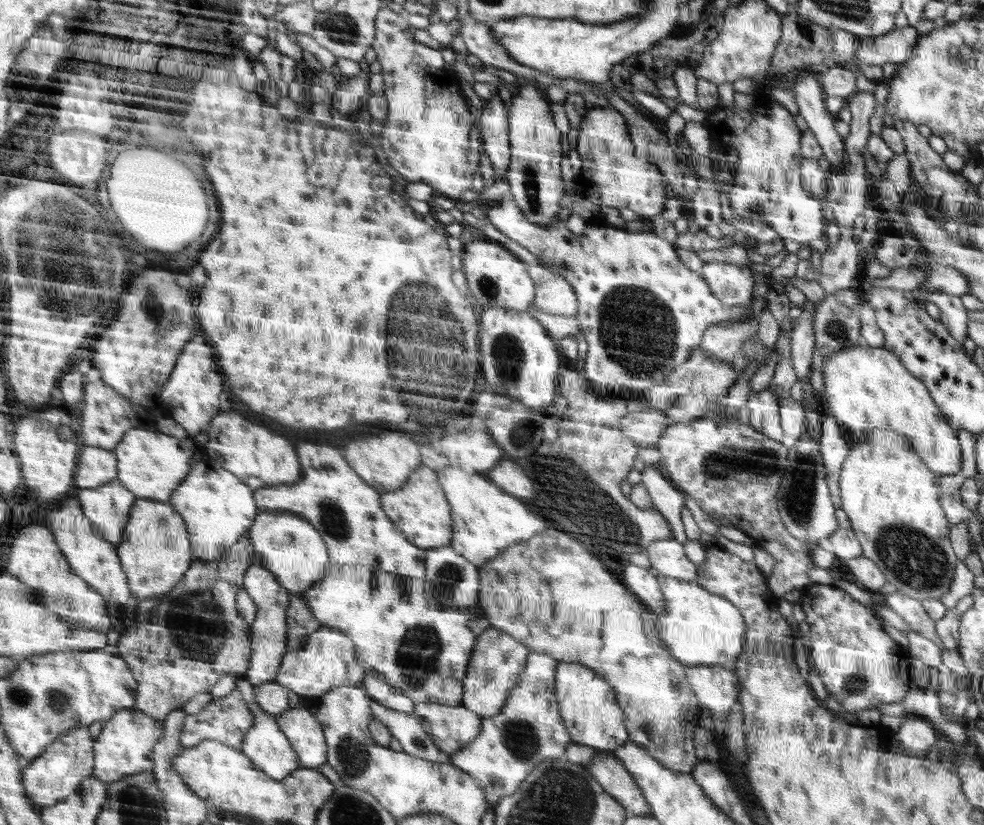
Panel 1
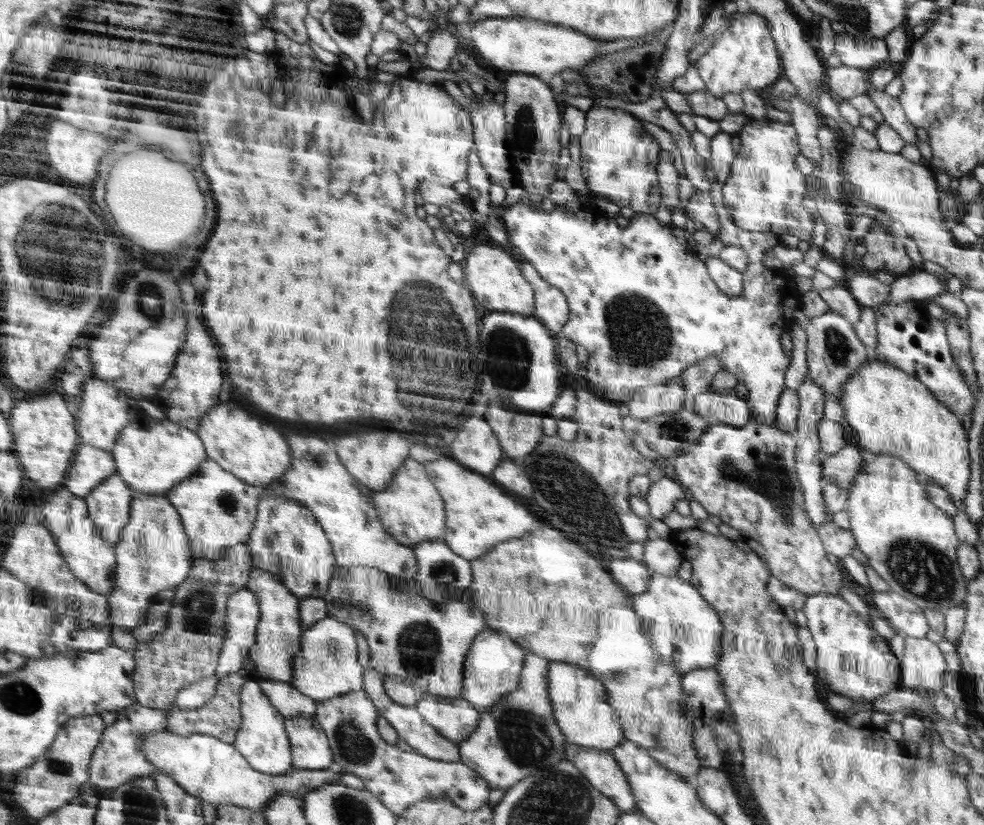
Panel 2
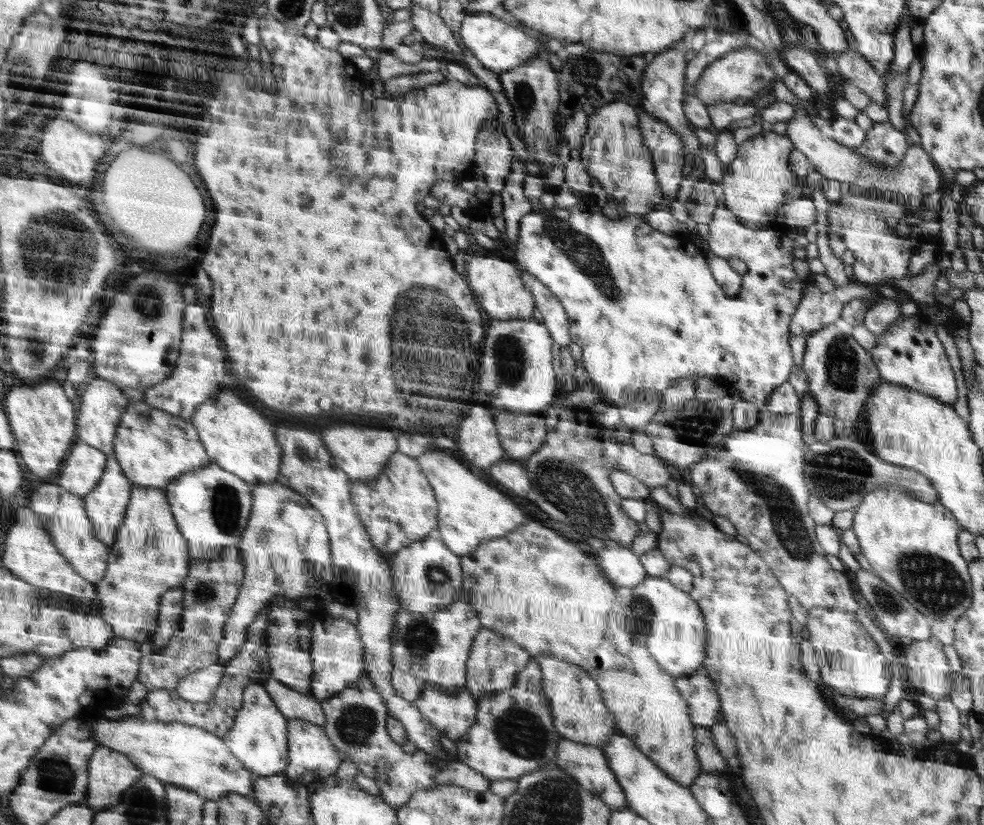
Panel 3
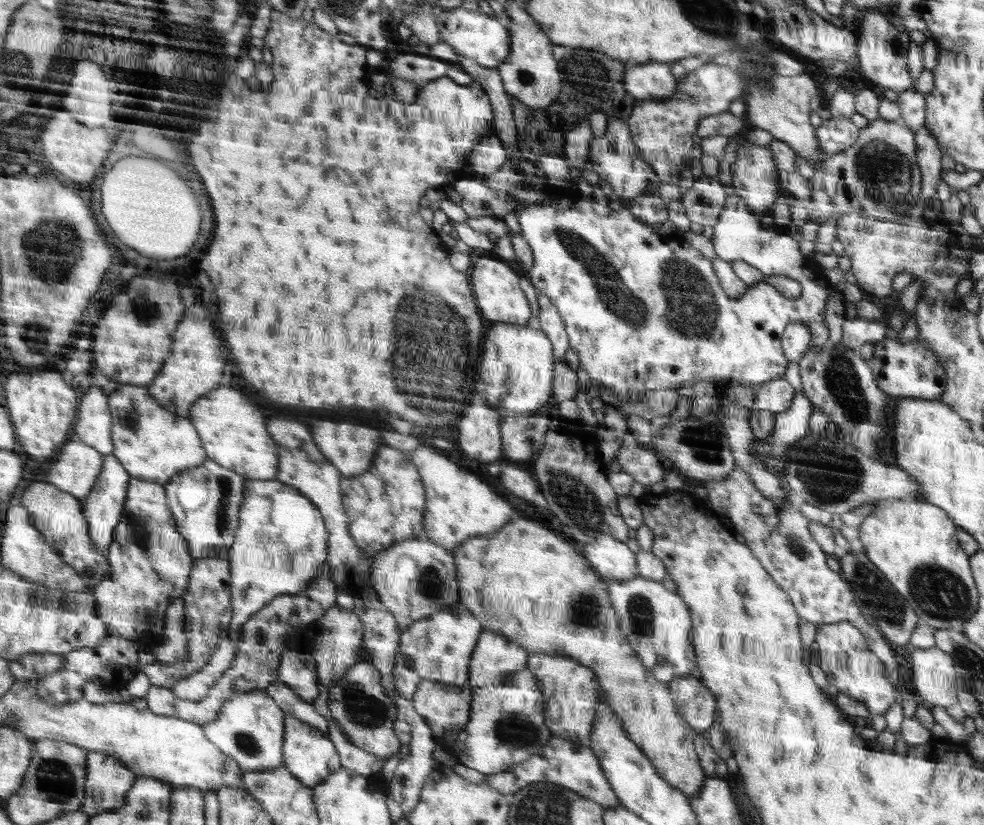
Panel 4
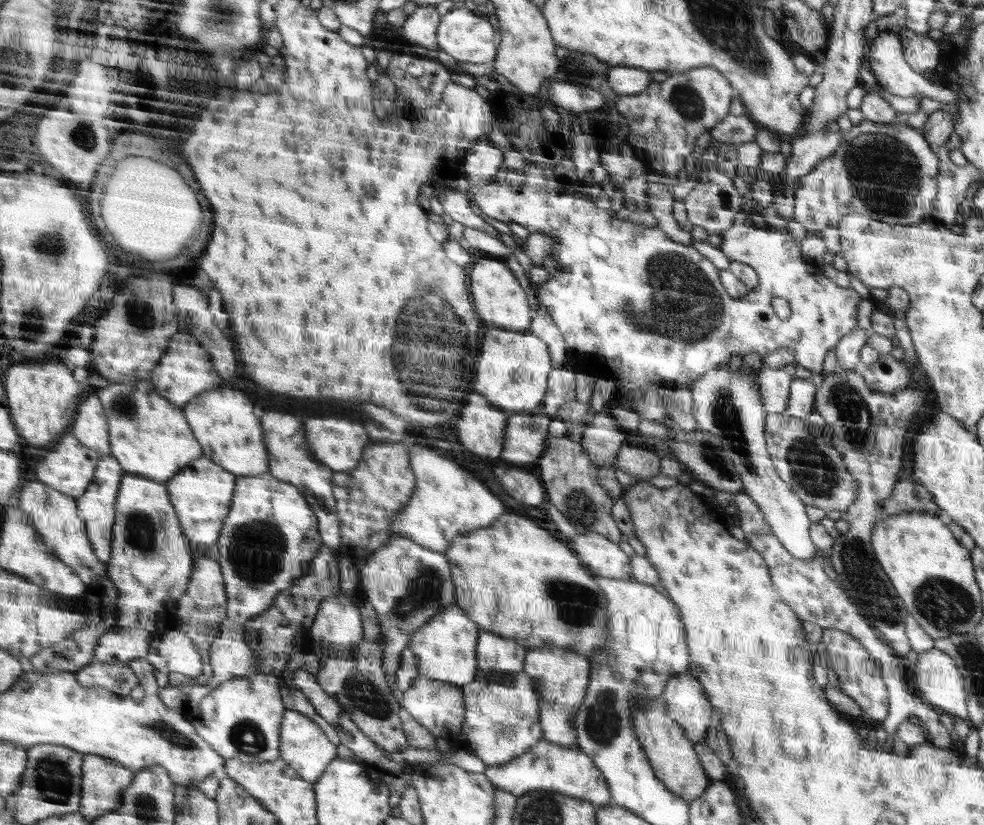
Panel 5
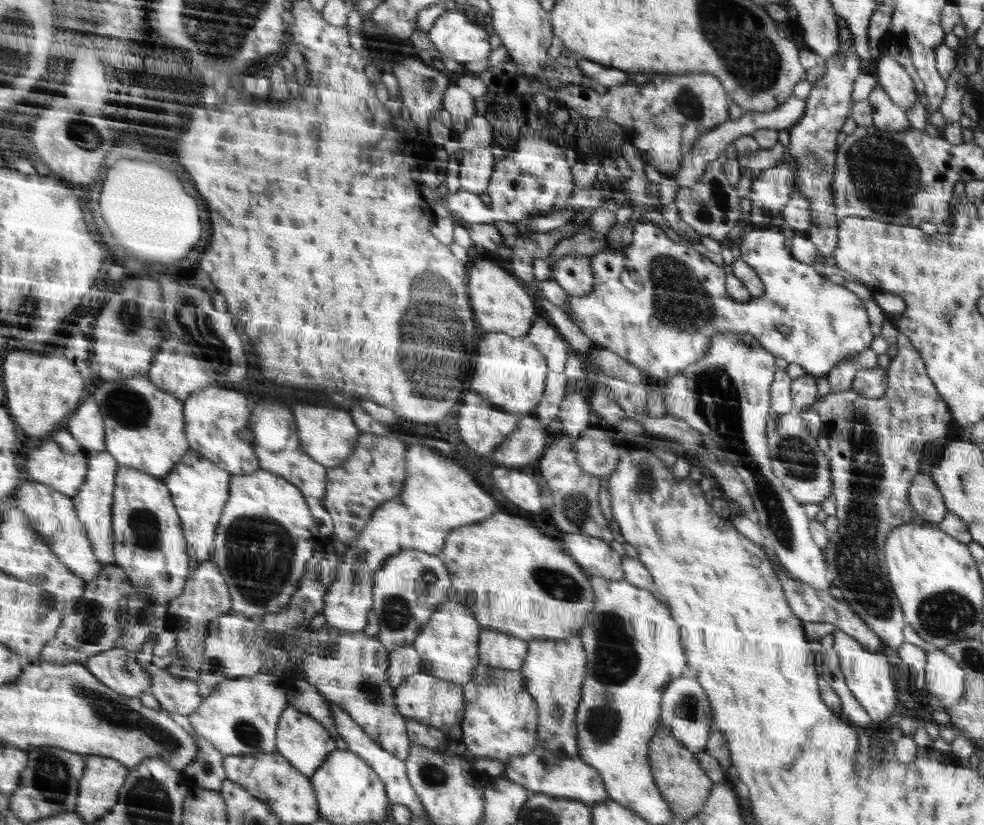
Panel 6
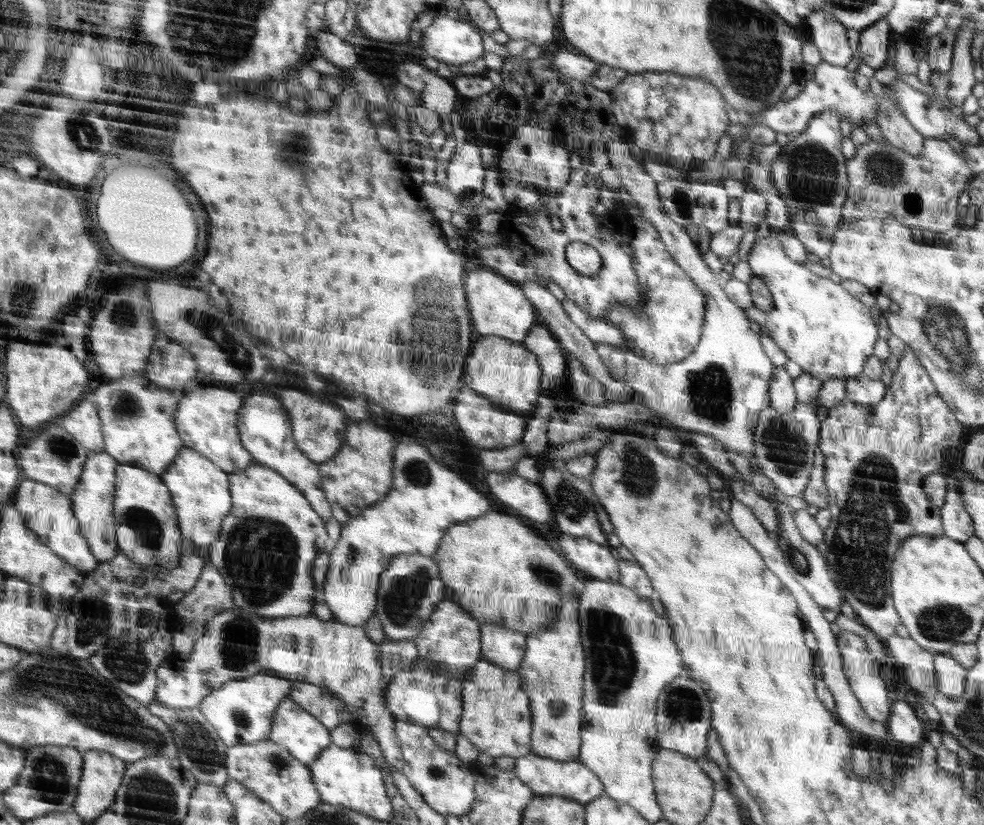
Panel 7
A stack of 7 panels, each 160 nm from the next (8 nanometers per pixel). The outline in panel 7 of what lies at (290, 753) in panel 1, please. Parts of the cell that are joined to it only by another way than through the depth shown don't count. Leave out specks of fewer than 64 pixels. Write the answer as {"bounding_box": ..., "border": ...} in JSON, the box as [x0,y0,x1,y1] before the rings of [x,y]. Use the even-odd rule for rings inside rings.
{"bounding_box":[198,673,293,747],"border":[[[260,673],[227,682],[207,695],[198,707],[219,733],[220,740],[228,747],[252,744],[270,738],[275,712],[293,686],[290,678],[279,674]]]}

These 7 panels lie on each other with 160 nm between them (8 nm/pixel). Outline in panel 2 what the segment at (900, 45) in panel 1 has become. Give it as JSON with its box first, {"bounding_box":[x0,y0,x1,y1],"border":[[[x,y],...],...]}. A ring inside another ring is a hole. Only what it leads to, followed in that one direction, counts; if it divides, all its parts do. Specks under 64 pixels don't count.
{"bounding_box":[834,33,888,69],"border":[[[834,33],[834,50],[847,65],[858,69],[874,69],[888,59],[888,48],[883,40],[864,43],[847,34]]]}

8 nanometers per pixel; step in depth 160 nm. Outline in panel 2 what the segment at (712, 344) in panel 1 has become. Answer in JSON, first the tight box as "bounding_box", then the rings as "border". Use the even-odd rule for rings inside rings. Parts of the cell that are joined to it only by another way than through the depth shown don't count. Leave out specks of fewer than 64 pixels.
{"bounding_box":[678,355,723,397],"border":[[[714,355],[696,361],[678,377],[683,382],[684,390],[688,397],[695,397],[707,391],[718,372],[723,370],[721,360]]]}

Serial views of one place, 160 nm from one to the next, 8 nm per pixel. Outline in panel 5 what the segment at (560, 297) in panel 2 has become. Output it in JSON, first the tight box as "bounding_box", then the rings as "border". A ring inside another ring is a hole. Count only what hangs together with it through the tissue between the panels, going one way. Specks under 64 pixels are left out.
{"bounding_box":[529,306,566,367],"border":[[[540,306],[536,311],[536,316],[532,319],[532,326],[529,328],[529,331],[546,342],[552,355],[553,364],[557,367],[564,366],[562,364],[564,358],[566,358],[564,336],[555,320],[549,315],[546,307]]]}

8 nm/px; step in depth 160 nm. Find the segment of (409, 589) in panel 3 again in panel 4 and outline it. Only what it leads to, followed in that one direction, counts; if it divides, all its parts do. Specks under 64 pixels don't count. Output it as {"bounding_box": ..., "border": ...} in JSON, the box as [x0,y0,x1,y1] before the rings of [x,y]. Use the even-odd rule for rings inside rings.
{"bounding_box":[370,537,459,633],"border":[[[422,537],[396,542],[392,547],[373,556],[370,562],[371,585],[379,594],[379,599],[396,616],[400,633],[408,629],[415,620],[426,619],[440,611],[448,610],[448,606],[458,602],[459,582],[456,582],[456,566],[453,552]]]}

